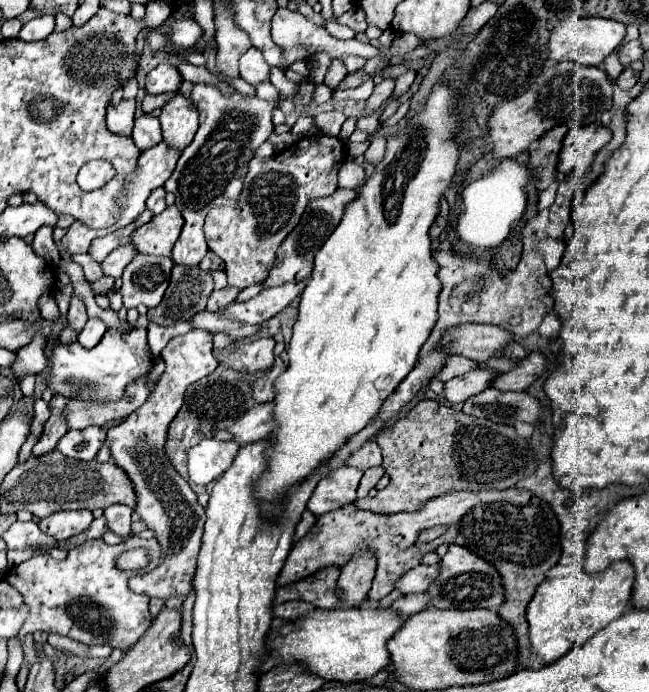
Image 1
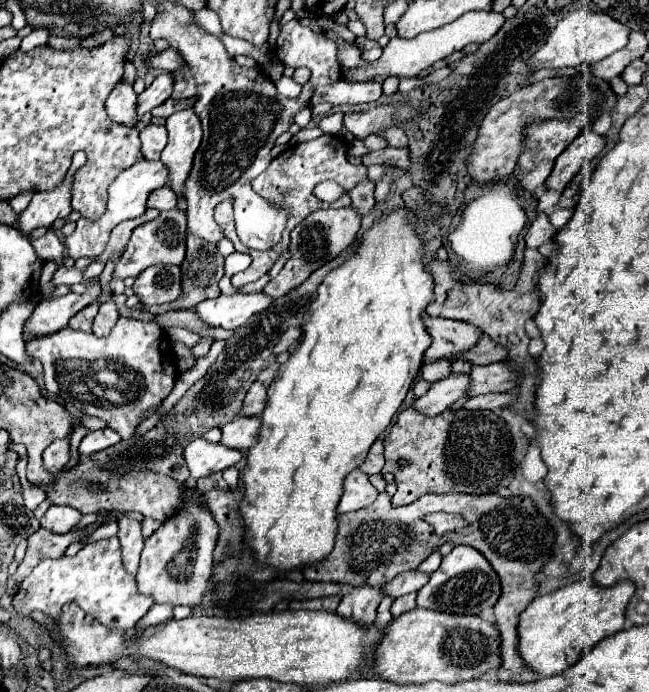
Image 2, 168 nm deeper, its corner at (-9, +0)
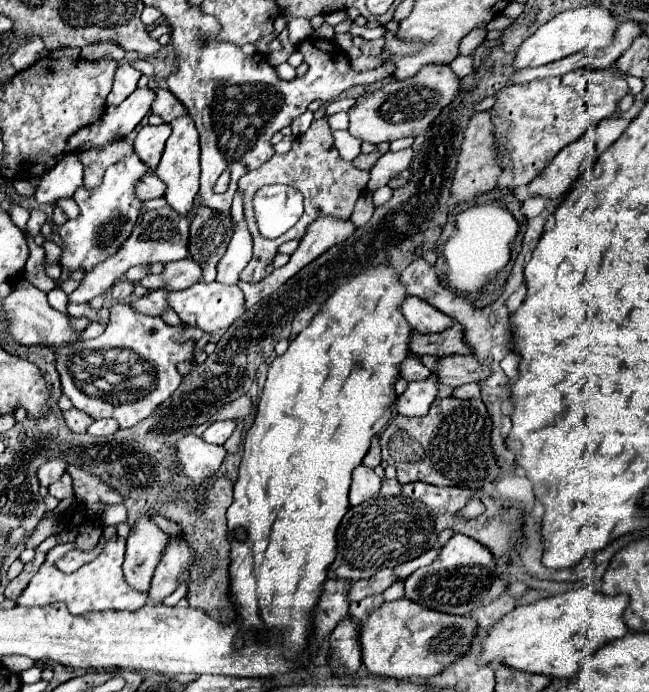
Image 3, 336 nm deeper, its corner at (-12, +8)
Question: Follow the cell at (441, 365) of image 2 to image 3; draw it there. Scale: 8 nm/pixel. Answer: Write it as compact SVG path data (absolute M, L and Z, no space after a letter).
M406 358L402 364L400 364L400 376L408 382L416 382L416 380L426 380L432 372L418 360L418 358Z

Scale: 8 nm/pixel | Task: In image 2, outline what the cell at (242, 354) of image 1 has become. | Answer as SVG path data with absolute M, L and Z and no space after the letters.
M287 328L287 330L283 332L283 336L279 338L279 342L275 344L275 354L281 354L281 352L289 350L289 346L291 346L295 340L299 340L299 336L301 336L301 330L299 330L299 328Z

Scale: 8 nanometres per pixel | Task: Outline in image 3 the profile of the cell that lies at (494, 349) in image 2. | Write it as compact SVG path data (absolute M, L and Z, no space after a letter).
M452 324L444 332L438 334L420 334L412 332L408 350L414 354L432 354L432 356L446 356L446 354L470 354L470 346L464 342L460 324Z

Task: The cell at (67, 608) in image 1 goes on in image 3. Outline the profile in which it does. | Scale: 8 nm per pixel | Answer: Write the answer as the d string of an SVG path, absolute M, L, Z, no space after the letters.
M120 536L110 540L96 560L92 560L90 564L82 566L80 570L76 570L72 574L60 572L54 566L54 562L56 562L56 558L64 556L64 552L72 550L74 544L68 542L68 544L54 546L46 554L46 562L42 564L38 574L32 578L28 588L22 592L22 596L16 600L16 604L22 604L22 606L48 606L48 604L54 604L54 602L64 602L64 604L68 604L72 614L84 614L84 612L92 612L92 610L138 610L138 608L142 608L146 604L148 596L134 590L132 586L128 586L124 576L122 576L124 546L126 544Z

